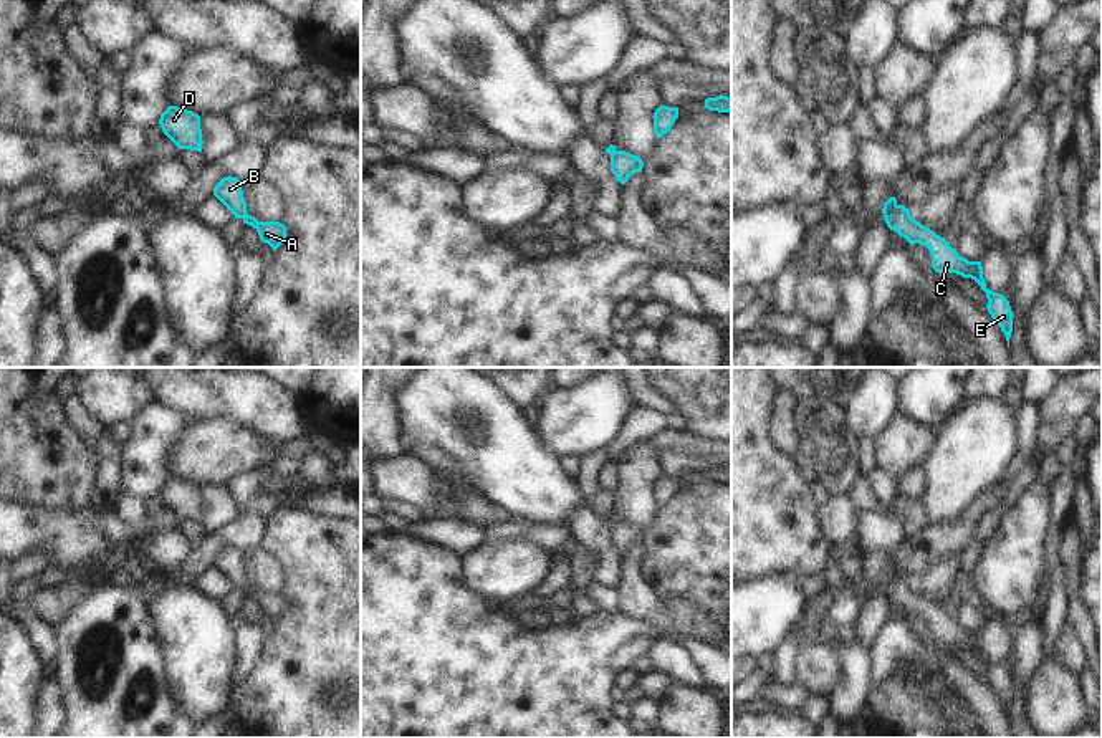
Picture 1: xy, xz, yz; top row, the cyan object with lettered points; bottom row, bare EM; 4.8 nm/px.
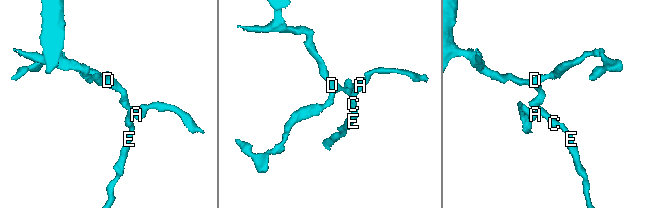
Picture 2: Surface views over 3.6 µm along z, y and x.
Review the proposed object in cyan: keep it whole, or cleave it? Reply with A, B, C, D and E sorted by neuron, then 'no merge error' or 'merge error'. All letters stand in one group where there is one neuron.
A C E / B D; merge error

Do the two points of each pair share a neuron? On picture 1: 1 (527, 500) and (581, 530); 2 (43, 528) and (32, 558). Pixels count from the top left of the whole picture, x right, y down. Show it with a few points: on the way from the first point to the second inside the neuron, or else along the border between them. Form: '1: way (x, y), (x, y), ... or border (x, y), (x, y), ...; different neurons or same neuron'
1: border (576, 484), (578, 502), (566, 522); different neurons
2: border (17, 560), (38, 548), (50, 565); different neurons

